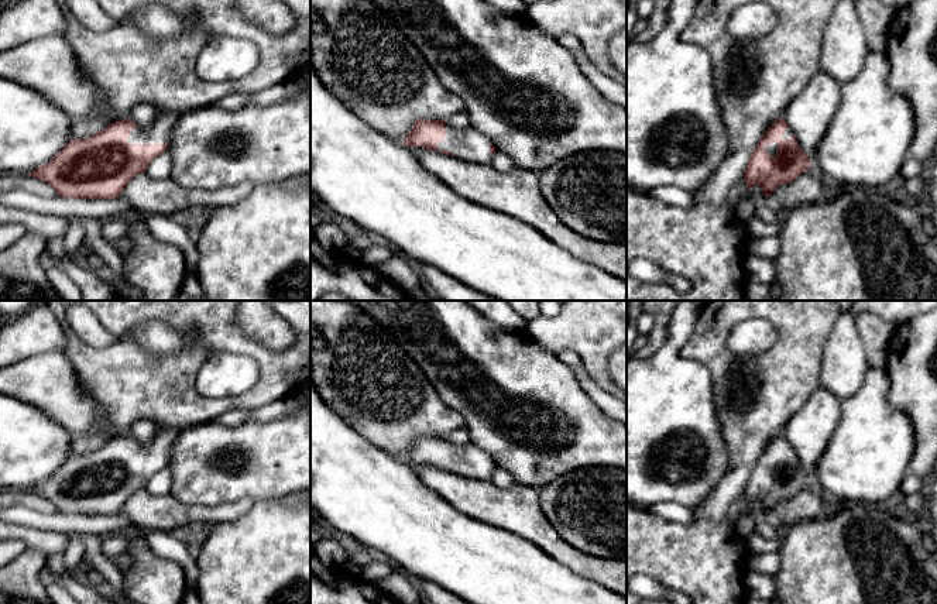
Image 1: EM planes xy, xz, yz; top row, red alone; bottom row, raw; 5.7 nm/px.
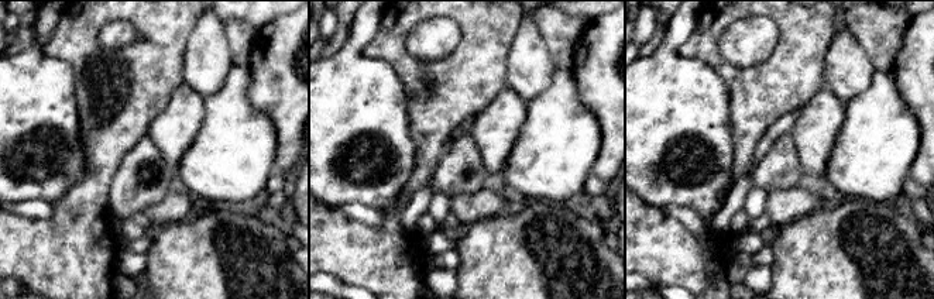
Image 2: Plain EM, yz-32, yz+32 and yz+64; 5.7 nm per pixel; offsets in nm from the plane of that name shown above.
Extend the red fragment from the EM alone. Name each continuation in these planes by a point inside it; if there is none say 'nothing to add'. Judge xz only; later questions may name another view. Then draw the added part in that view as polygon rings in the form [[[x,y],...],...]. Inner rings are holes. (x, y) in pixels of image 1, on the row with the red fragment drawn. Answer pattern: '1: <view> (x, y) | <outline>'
1: xz (470, 144) | [[[445,124],[445,127],[447,134],[437,144],[439,151],[447,150],[453,155],[473,162],[491,162],[490,147],[492,141],[485,134],[473,127],[464,130],[453,128],[449,124]]]

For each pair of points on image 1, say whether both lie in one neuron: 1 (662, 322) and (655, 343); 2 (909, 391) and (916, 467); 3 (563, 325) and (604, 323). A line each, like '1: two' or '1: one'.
1: one
2: one
3: one

